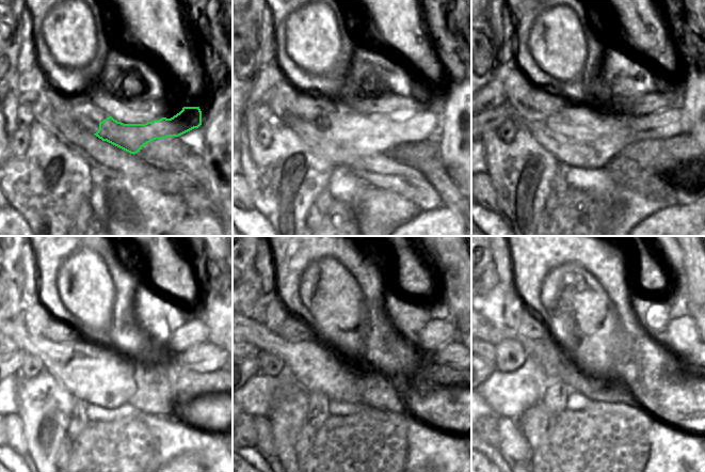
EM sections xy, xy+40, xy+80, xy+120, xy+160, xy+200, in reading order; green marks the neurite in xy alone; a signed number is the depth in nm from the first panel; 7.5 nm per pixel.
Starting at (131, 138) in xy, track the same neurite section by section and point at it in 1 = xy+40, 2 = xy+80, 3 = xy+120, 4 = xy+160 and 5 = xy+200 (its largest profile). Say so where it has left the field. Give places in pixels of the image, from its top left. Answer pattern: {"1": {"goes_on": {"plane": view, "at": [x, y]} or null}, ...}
{"1": {"goes_on": {"plane": "xy+40", "at": [342, 138]}}, "2": {"goes_on": {"plane": "xy+80", "at": [578, 136]}}, "3": {"goes_on": {"plane": "xy+120", "at": [90, 373]}}, "4": {"goes_on": {"plane": "xy+160", "at": [315, 368]}}, "5": {"goes_on": {"plane": "xy+200", "at": [544, 351]}}}

